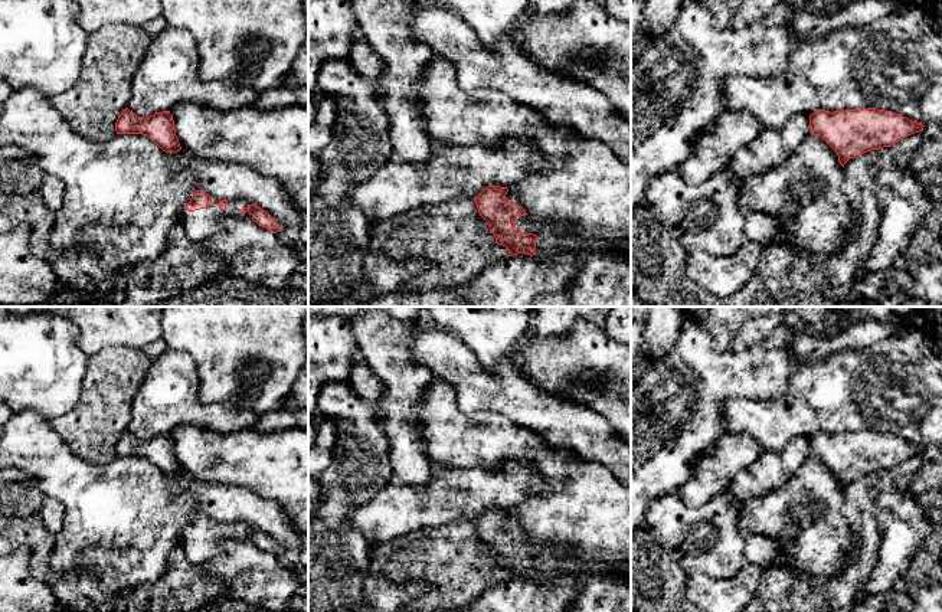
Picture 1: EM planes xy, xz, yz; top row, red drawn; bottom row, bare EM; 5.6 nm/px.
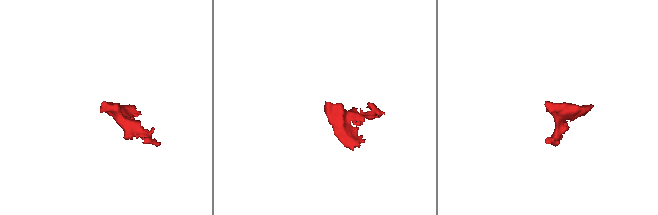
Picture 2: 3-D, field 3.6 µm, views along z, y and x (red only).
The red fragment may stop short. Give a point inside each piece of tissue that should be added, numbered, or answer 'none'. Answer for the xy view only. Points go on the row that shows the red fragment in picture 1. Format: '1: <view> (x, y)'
1: xy (199, 225)

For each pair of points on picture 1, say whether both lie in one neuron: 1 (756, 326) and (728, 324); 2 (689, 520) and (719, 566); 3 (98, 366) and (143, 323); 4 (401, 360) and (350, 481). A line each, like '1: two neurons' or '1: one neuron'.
1: two neurons
2: one neuron
3: two neurons
4: two neurons

